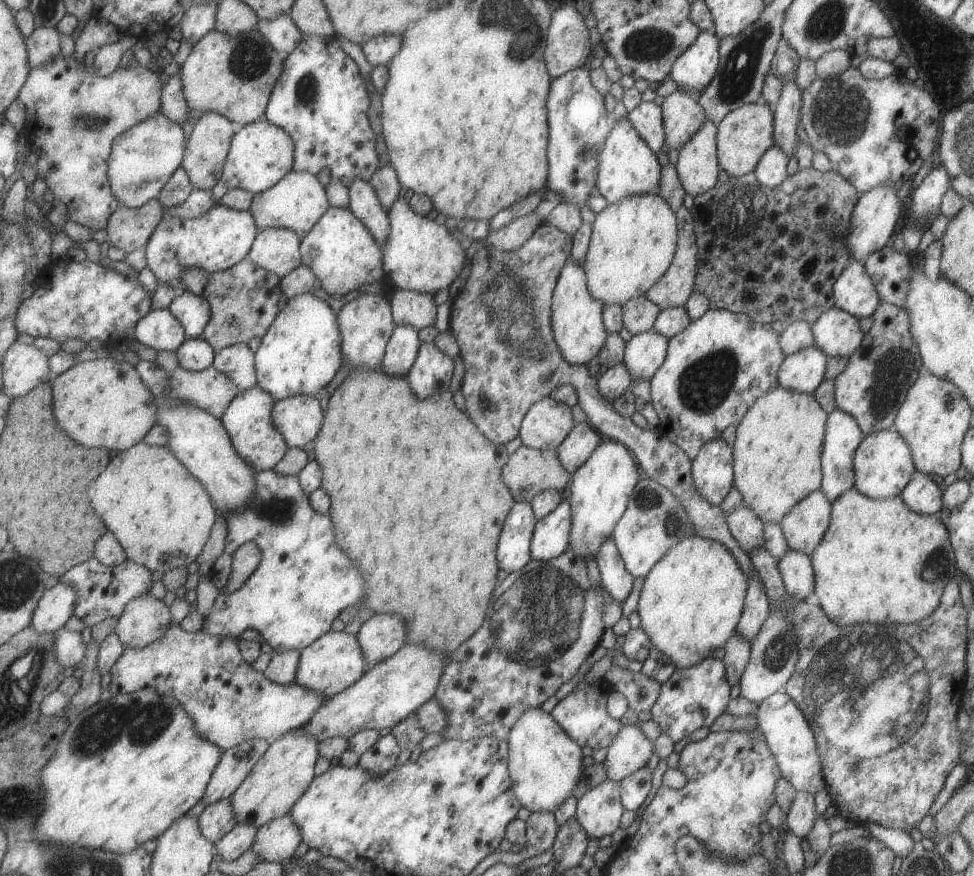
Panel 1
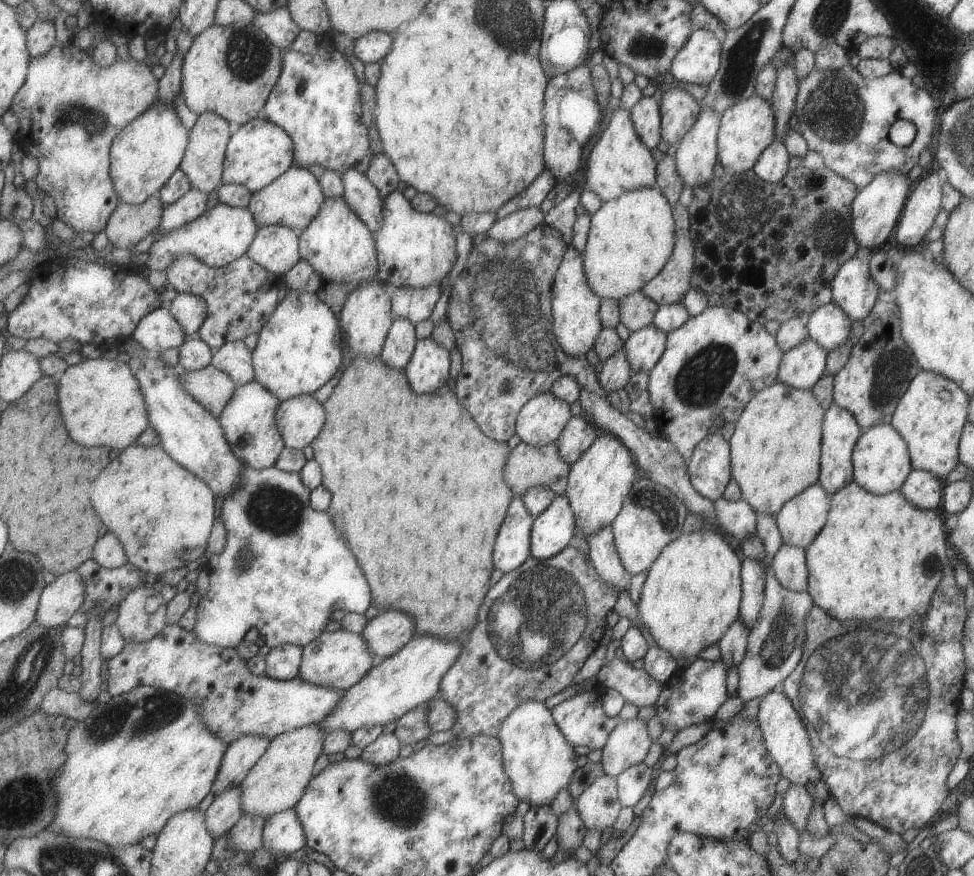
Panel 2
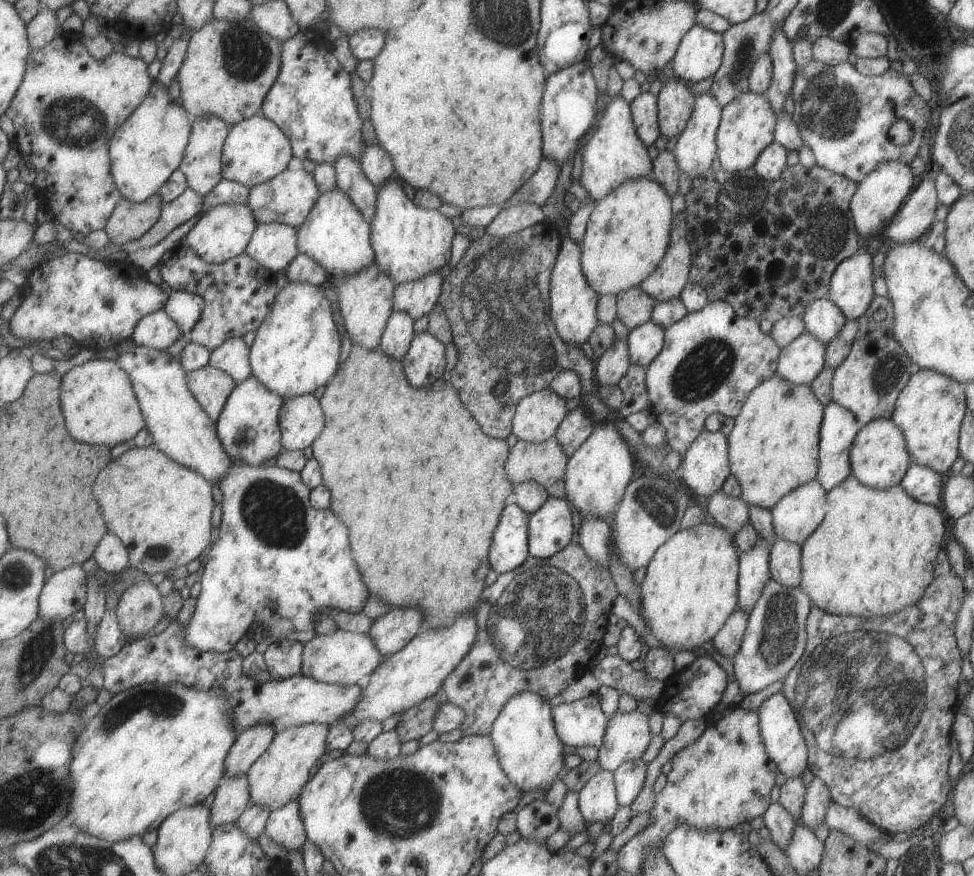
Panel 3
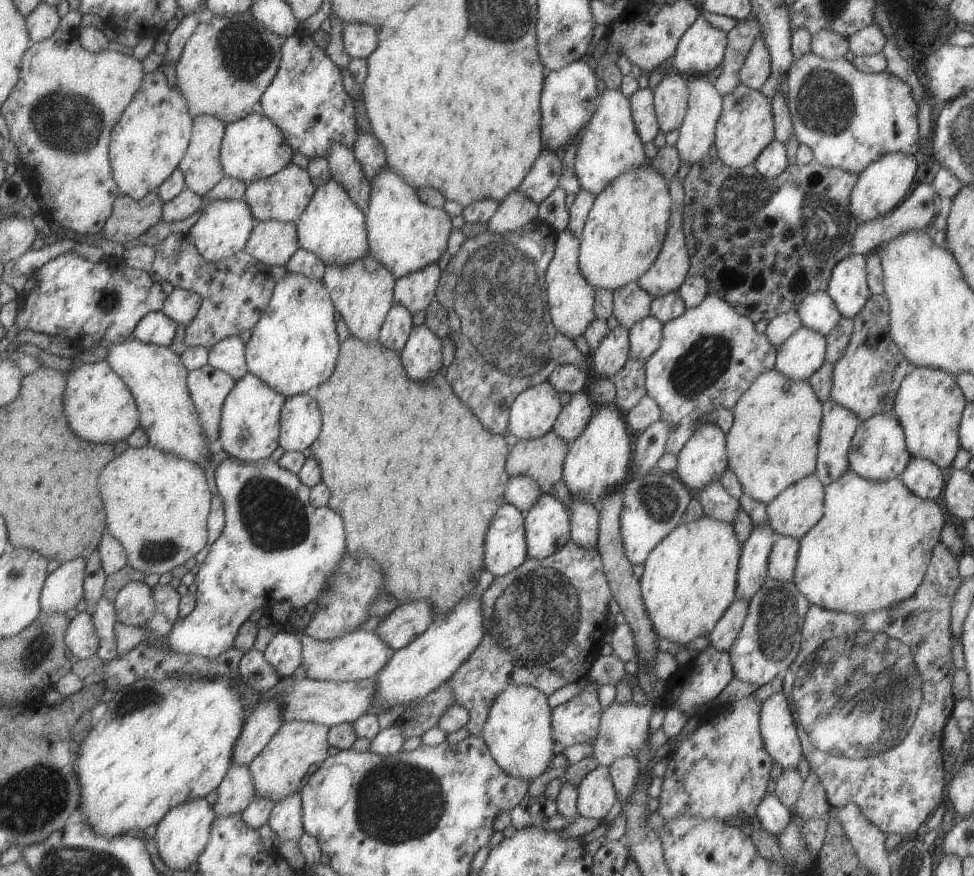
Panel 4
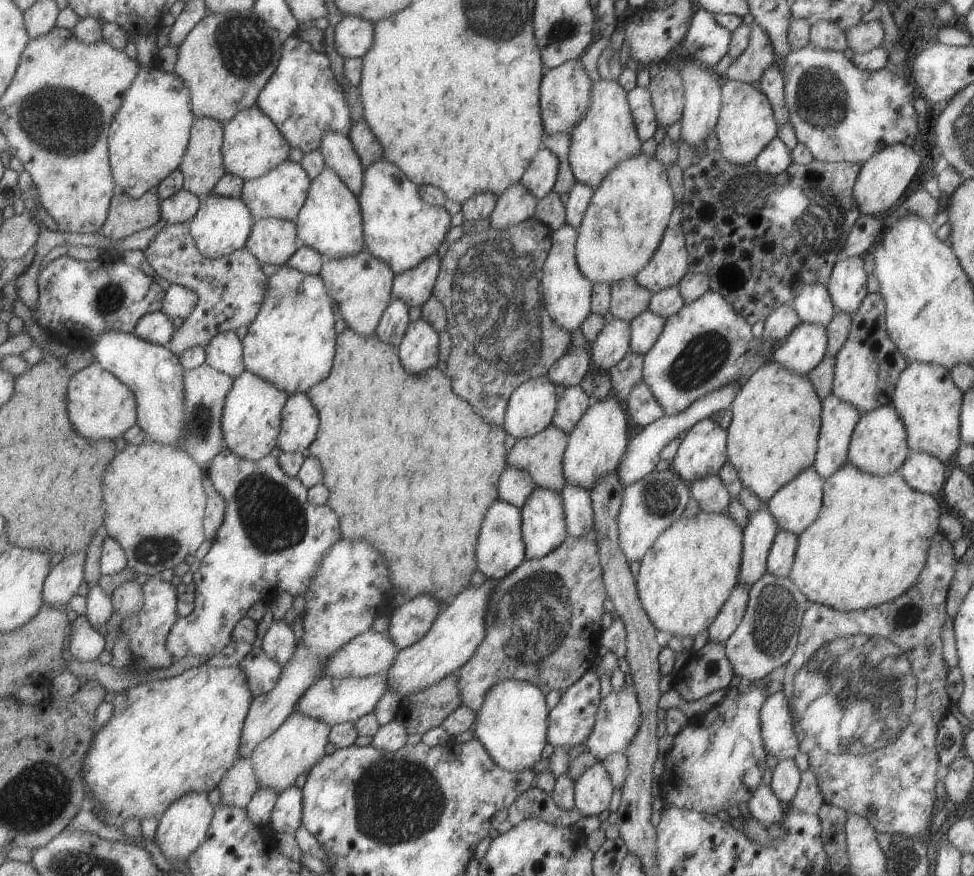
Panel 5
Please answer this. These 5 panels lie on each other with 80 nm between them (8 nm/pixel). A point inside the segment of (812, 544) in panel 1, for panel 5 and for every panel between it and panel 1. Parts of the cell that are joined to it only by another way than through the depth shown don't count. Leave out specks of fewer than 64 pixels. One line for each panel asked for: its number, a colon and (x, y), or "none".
2: (801, 517)
3: (797, 514)
4: (795, 510)
5: (795, 505)

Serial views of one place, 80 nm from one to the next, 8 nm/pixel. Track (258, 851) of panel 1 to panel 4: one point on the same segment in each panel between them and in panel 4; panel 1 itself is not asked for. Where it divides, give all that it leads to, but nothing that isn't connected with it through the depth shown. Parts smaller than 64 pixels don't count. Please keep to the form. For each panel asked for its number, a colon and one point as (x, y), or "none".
2: (282, 833)
3: (283, 826)
4: (285, 820)

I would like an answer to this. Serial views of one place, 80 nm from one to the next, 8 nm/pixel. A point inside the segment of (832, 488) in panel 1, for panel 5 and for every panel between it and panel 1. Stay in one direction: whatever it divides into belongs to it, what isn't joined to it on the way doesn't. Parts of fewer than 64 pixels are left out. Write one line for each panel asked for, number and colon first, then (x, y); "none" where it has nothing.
2: (840, 431)
3: (838, 427)
4: (838, 424)
5: (837, 419)

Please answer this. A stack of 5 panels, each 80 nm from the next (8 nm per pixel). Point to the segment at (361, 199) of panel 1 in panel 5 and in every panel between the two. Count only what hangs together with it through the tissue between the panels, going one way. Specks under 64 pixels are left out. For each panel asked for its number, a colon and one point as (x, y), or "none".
2: (362, 197)
3: (351, 180)
4: (344, 168)
5: (337, 151)

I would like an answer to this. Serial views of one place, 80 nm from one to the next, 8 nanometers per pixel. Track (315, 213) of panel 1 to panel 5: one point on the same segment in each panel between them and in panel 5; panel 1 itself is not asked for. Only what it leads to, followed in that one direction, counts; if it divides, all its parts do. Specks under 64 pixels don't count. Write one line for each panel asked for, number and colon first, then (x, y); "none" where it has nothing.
2: (292, 200)
3: (287, 198)
4: (283, 196)
5: (279, 193)

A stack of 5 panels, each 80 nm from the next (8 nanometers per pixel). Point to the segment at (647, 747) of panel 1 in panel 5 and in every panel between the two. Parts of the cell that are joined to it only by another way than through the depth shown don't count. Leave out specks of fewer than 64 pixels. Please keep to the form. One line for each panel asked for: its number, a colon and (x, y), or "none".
2: (627, 744)
3: (627, 735)
4: (623, 729)
5: (618, 716)

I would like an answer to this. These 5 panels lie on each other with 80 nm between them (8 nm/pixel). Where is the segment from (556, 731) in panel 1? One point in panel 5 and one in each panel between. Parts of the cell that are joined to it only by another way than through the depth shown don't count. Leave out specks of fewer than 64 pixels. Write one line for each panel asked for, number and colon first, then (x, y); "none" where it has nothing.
2: (539, 762)
3: (530, 753)
4: (517, 732)
5: (511, 725)

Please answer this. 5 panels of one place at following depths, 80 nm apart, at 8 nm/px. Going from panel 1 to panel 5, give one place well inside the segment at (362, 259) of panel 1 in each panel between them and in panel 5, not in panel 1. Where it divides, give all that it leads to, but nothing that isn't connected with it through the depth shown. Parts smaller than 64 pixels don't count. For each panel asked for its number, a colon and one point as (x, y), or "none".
2: (340, 248)
3: (335, 235)
4: (332, 227)
5: (330, 222)

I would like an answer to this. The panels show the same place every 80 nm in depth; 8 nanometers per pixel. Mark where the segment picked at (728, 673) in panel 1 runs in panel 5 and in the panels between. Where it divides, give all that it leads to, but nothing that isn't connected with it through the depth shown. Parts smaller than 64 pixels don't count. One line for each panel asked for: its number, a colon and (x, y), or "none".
2: (733, 642)
3: (727, 641)
4: (726, 630)
5: (729, 616)

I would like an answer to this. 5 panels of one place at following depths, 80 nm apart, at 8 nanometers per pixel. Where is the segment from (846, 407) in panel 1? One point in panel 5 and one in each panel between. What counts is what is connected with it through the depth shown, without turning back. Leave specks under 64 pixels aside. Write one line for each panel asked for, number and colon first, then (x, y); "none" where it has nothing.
2: (880, 366)
3: (867, 383)
4: (865, 379)
5: (867, 367)

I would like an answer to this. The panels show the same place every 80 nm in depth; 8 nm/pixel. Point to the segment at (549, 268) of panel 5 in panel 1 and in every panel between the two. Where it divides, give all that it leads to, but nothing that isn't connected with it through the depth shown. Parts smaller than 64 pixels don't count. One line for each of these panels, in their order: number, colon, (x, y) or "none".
1: (579, 334)
2: (574, 308)
3: (573, 302)
4: (570, 298)

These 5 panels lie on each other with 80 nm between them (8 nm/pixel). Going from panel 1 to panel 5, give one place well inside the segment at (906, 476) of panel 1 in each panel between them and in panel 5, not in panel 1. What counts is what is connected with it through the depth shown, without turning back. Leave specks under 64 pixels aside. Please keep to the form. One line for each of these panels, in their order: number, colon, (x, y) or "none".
2: (880, 460)
3: (878, 457)
4: (877, 452)
5: (877, 446)

